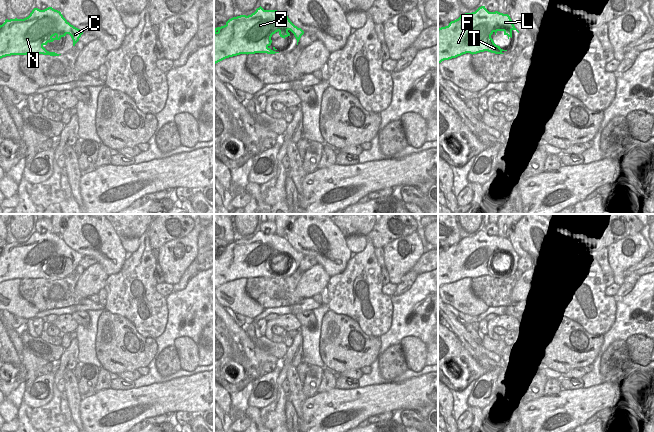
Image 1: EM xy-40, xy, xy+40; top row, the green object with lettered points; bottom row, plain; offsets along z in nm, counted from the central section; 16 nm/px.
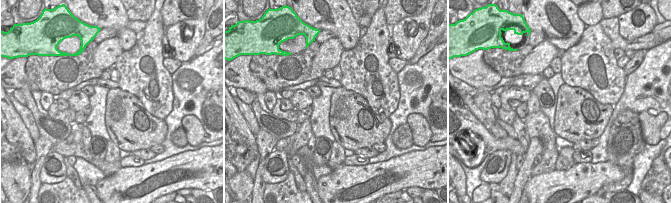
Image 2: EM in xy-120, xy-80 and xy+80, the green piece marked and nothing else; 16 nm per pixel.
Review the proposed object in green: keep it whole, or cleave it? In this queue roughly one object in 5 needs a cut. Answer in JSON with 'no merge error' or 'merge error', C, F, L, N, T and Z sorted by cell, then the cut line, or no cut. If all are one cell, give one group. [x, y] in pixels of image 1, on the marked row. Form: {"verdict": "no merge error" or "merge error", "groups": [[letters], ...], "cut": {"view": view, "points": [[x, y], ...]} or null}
{"verdict": "no merge error", "groups": [["C", "F", "L", "N", "T", "Z"]], "cut": null}

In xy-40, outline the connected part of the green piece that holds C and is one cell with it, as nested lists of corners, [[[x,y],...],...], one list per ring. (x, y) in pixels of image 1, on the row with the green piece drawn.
[[[52,7],[44,10],[34,8],[28,17],[6,19],[0,25],[0,59],[27,54],[59,56],[61,54],[49,52],[43,46],[67,34],[75,46],[83,31],[71,25],[60,11]]]

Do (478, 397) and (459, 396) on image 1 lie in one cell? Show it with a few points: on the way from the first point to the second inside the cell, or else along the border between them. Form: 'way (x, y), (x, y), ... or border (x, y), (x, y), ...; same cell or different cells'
border (476, 381), (468, 397), (469, 406); different cells

